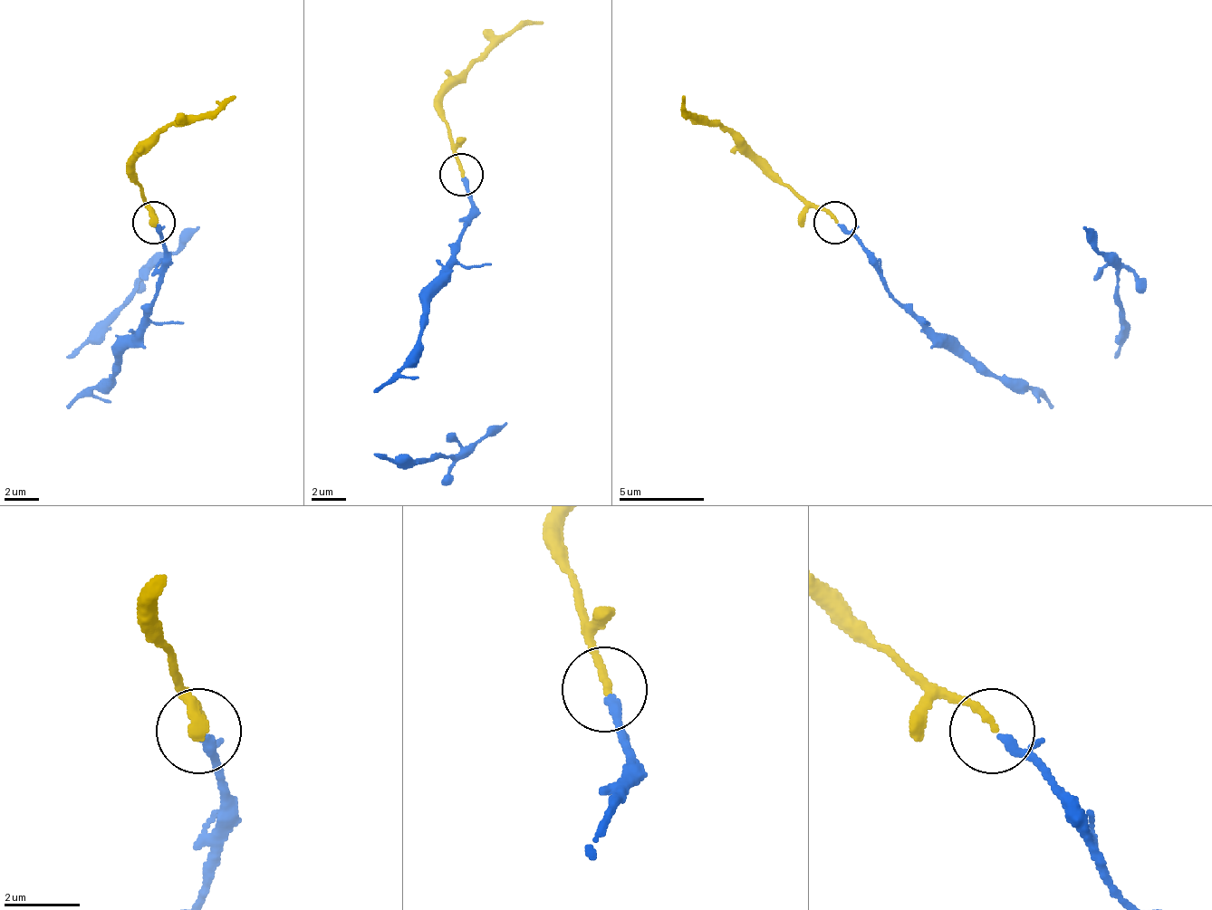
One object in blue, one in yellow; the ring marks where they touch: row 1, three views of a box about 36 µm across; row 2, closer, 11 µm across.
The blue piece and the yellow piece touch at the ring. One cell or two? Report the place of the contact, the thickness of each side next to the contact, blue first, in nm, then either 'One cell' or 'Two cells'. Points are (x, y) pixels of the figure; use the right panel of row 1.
Place: (835, 222). Thickness 190 nm (blue) against 200 nm. One cell

